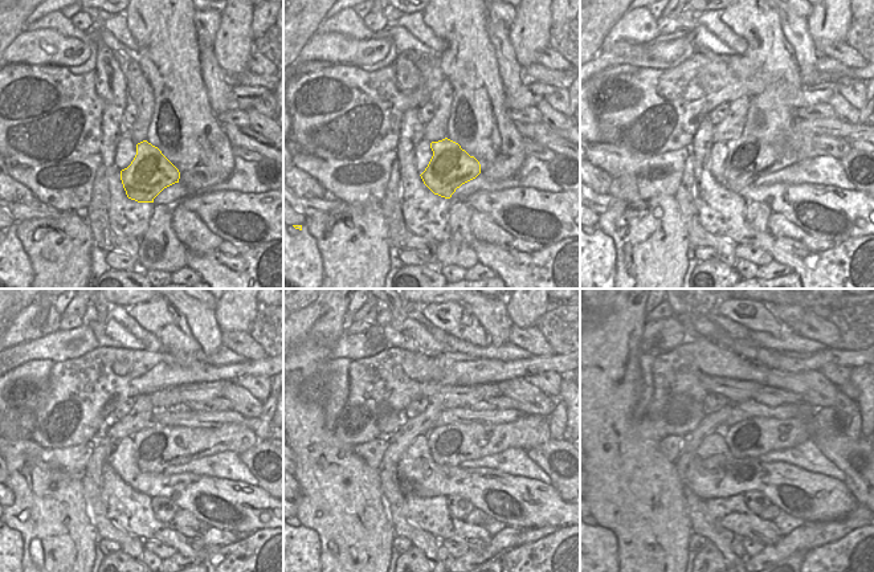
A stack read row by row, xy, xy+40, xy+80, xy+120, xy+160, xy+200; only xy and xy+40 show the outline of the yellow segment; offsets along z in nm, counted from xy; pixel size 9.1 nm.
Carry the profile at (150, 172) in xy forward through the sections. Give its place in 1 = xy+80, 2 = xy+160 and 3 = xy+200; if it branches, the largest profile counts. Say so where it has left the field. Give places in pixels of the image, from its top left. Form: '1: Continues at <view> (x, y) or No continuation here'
1: Continues at xy+80 (748, 158)
2: Continues at xy+160 (458, 442)
3: Continues at xy+200 (754, 437).

